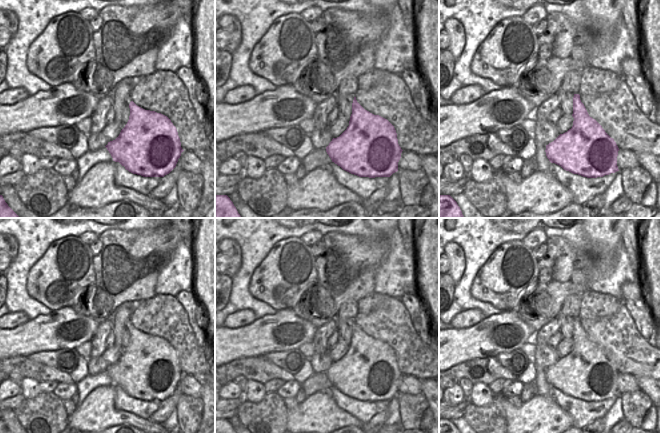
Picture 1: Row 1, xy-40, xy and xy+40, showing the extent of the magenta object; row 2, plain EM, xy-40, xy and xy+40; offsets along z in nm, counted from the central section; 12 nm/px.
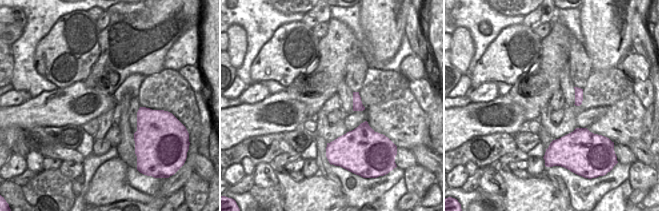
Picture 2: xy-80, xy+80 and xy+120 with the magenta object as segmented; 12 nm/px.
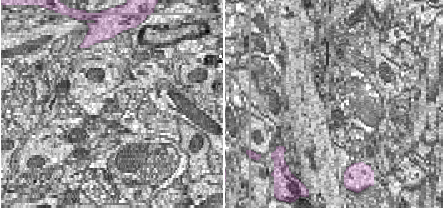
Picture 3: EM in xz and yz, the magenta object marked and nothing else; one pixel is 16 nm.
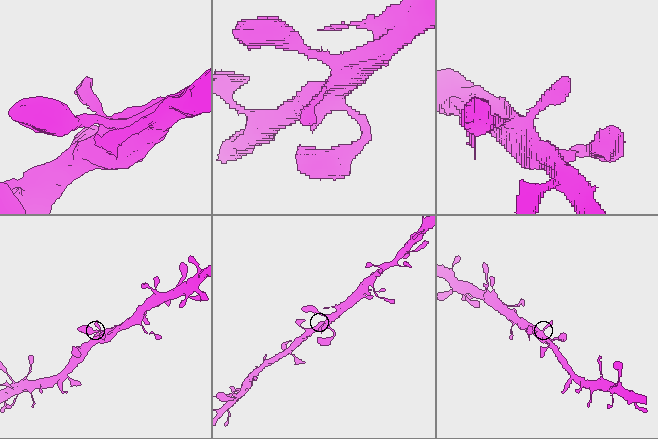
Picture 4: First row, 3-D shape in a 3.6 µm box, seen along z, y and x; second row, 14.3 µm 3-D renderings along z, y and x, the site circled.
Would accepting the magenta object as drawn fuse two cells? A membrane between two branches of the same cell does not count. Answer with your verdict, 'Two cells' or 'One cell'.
One cell

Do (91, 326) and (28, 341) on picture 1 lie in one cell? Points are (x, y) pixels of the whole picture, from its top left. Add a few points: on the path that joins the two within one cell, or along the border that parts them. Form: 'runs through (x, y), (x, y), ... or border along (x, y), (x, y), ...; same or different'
runs through (78, 340), (73, 342), (44, 341); same

